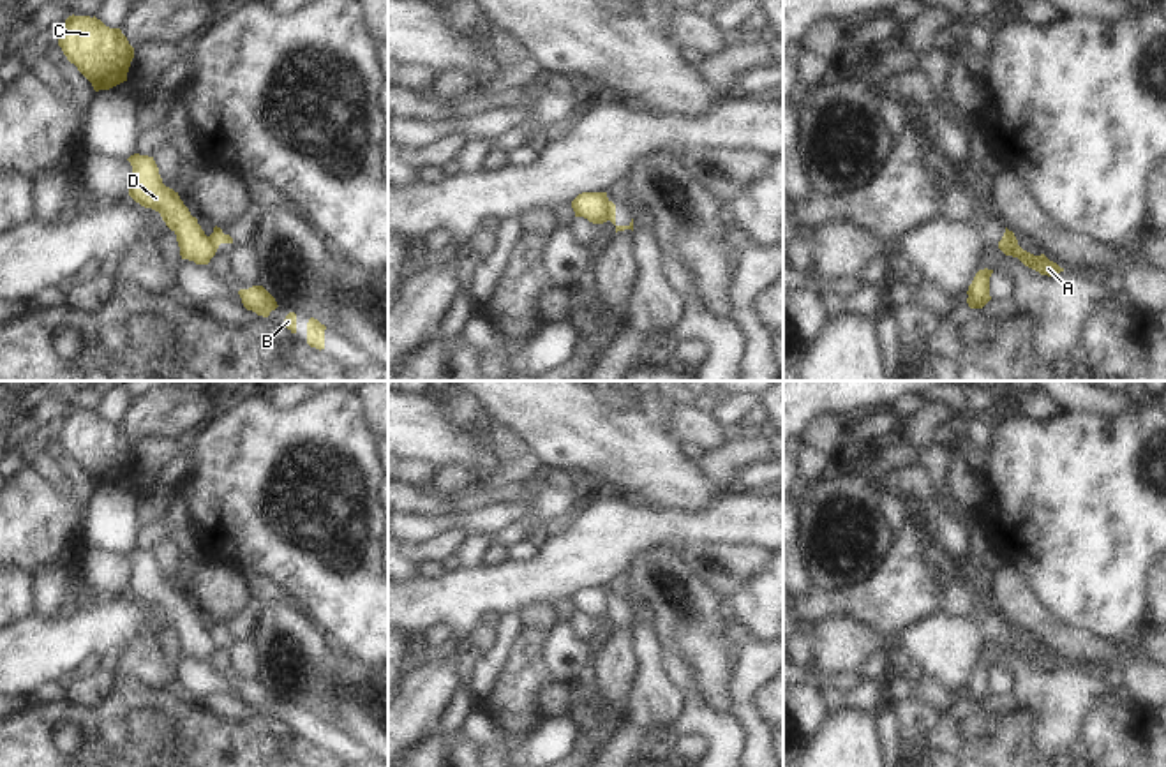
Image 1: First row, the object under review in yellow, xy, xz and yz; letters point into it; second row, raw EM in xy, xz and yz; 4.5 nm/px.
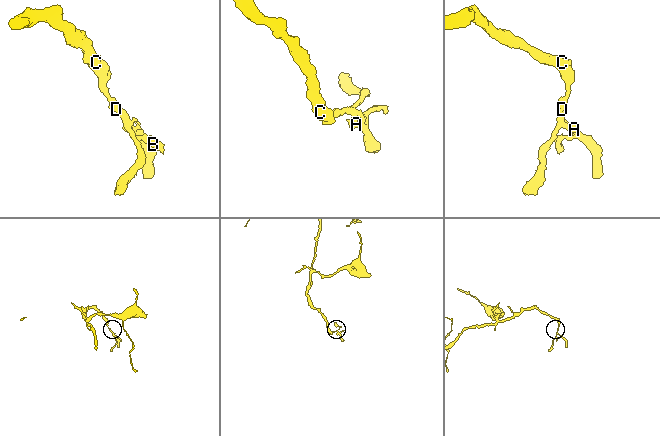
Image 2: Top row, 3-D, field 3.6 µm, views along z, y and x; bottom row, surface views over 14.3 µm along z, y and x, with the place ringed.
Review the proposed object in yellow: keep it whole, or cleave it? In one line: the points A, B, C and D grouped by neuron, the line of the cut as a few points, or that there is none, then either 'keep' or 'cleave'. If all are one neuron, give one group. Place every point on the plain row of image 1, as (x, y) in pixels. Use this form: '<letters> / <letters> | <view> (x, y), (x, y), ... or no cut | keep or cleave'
A C D / B | xz (607, 596), (609, 614) | cleave

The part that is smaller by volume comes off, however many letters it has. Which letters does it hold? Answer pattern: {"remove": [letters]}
{"remove": ["B"]}

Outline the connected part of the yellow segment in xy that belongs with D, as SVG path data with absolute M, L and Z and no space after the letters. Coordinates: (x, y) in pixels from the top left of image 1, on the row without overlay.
M134 548L127 555L132 561L129 591L141 601L161 608L166 621L176 629L182 654L208 659L217 647L215 640L198 614L191 610L178 587L162 578L153 552Z

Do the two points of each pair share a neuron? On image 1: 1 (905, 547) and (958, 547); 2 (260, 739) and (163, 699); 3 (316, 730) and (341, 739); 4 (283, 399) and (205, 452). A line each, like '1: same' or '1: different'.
1: different
2: same
3: same
4: different

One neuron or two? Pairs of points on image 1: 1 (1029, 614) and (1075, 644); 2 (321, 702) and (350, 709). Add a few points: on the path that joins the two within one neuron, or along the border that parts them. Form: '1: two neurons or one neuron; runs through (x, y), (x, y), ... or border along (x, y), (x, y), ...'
1: one neuron; runs through (1039, 621), (1064, 642)
2: two neurons; border along (332, 665), (336, 679), (334, 723)

